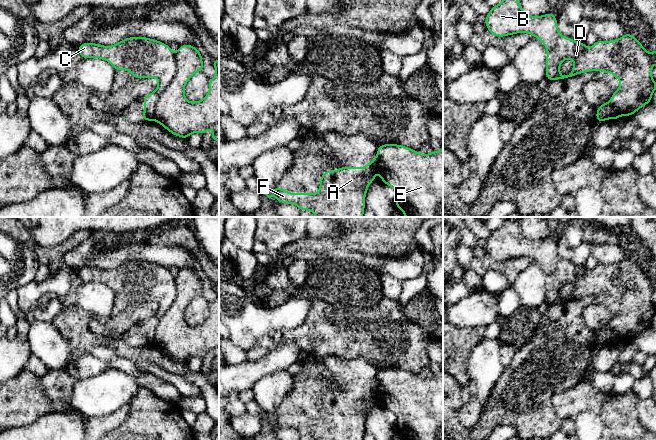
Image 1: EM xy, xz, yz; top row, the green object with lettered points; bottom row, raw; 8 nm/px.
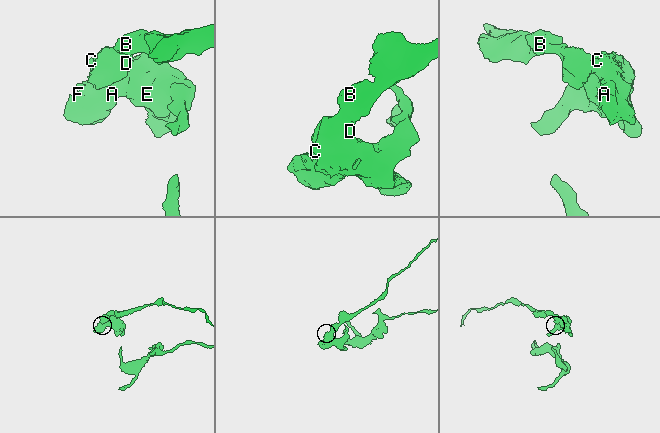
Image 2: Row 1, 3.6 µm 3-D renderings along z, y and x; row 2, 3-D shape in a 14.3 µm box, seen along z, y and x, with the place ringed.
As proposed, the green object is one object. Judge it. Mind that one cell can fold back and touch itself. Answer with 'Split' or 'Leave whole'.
Split

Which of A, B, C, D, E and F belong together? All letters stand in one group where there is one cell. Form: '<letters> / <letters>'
A B C D F / E

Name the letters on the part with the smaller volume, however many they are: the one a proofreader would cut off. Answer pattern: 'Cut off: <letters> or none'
Cut off: E

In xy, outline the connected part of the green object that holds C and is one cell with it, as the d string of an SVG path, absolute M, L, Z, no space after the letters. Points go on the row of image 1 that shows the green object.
M128 37L111 46L84 42L79 45L77 51L83 59L99 58L109 62L117 71L130 71L133 78L156 78L158 80L156 90L141 99L145 106L145 110L141 114L142 120L154 120L156 102L177 72L176 56L169 45L148 37Z

